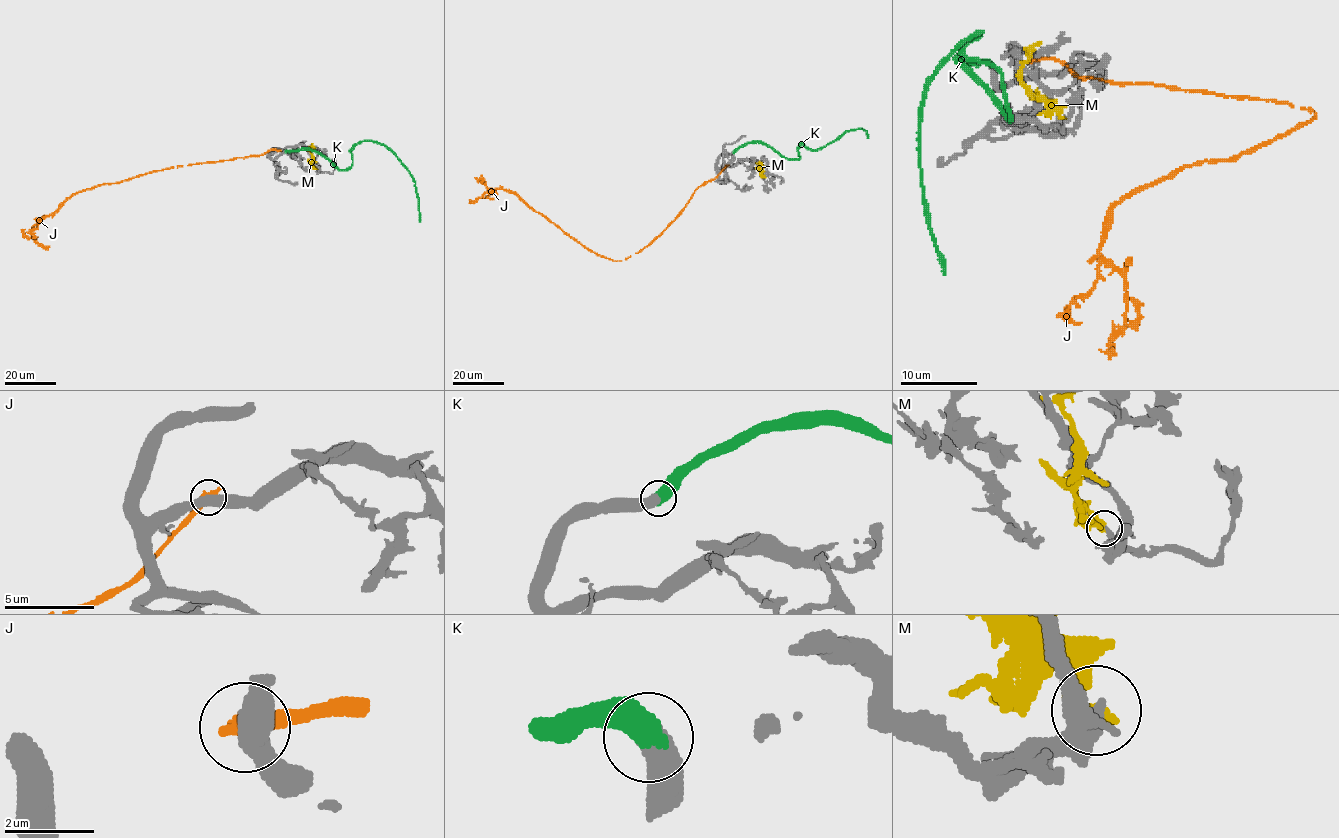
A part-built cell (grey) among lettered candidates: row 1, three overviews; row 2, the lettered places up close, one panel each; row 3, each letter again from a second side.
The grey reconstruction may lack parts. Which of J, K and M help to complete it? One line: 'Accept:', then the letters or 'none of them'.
Accept: K

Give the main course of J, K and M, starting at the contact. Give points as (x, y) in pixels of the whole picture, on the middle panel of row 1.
J: (726, 166), (695, 191), (660, 234), (625, 260), (588, 250), (513, 192), (499, 189), (480, 198), (497, 194)
K: (733, 153), (759, 142), (795, 159), (801, 144), (820, 149), (854, 129), (863, 129), (868, 137)
M: (764, 176), (759, 163), (760, 169)

